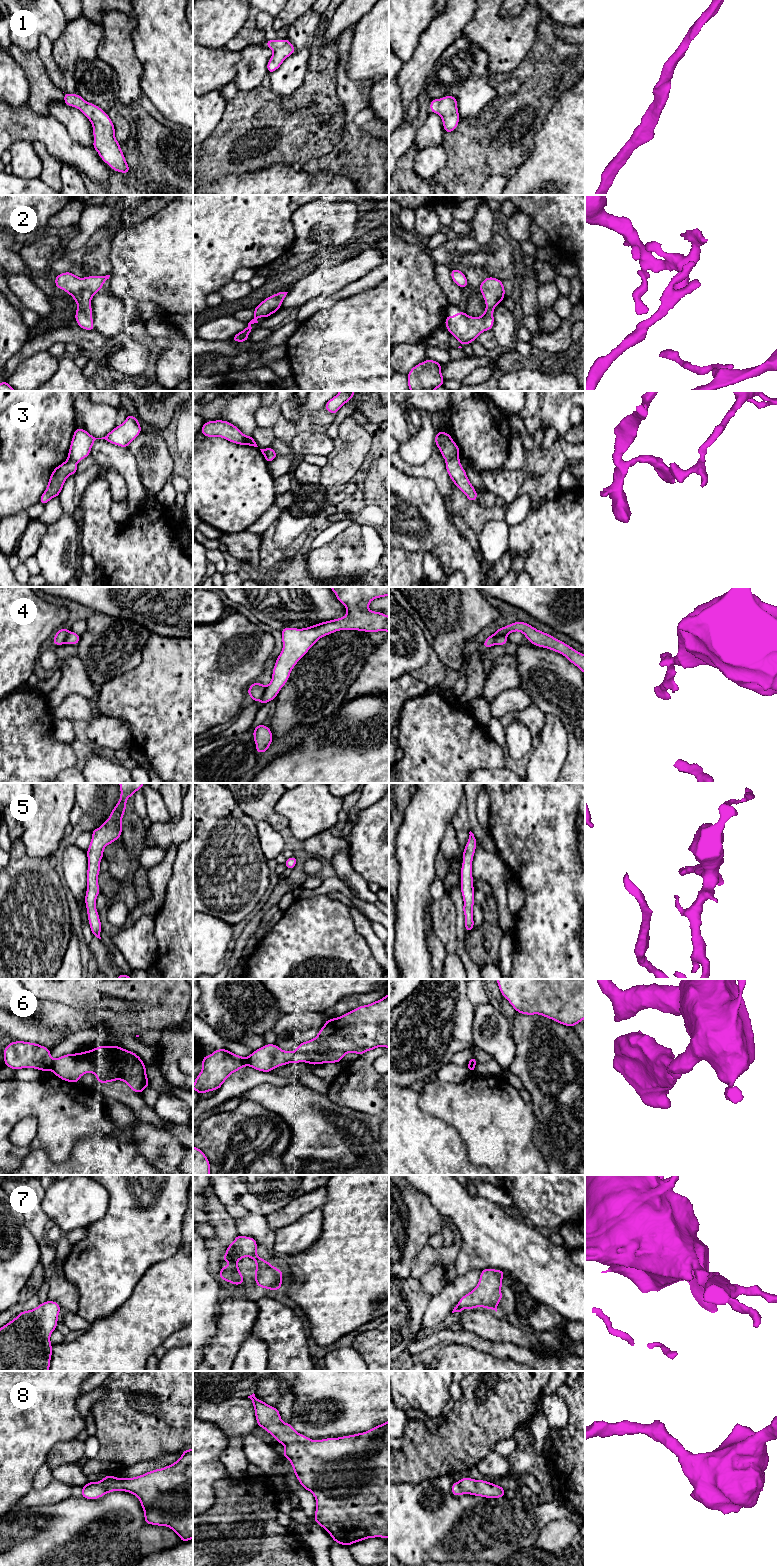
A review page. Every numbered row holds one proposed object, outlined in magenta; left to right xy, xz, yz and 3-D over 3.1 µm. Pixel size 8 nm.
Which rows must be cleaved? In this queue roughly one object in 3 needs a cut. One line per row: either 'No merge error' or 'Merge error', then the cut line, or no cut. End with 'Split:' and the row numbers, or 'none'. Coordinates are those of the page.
1: No merge error. No split
2: No merge error. No split
3: Merge error. Split along yz (458, 457), (453, 457), (446, 461)
4: Merge error. Split along yz (506, 635), (497, 635), (494, 642)
5: Merge error. Split along xy (97, 911), (97, 925), (94, 928)
6: Merge error. Split along xy (54, 1060), (50, 1069)
7: No merge error. No split
8: No merge error. No split
Split: 3, 4, 5, 6

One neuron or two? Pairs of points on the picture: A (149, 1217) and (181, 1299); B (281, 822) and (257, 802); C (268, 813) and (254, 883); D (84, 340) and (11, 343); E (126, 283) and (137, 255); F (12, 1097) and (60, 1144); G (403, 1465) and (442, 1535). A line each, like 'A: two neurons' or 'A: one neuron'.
A: two neurons
B: one neuron
C: two neurons
D: two neurons
E: one neuron
F: one neuron
G: two neurons

